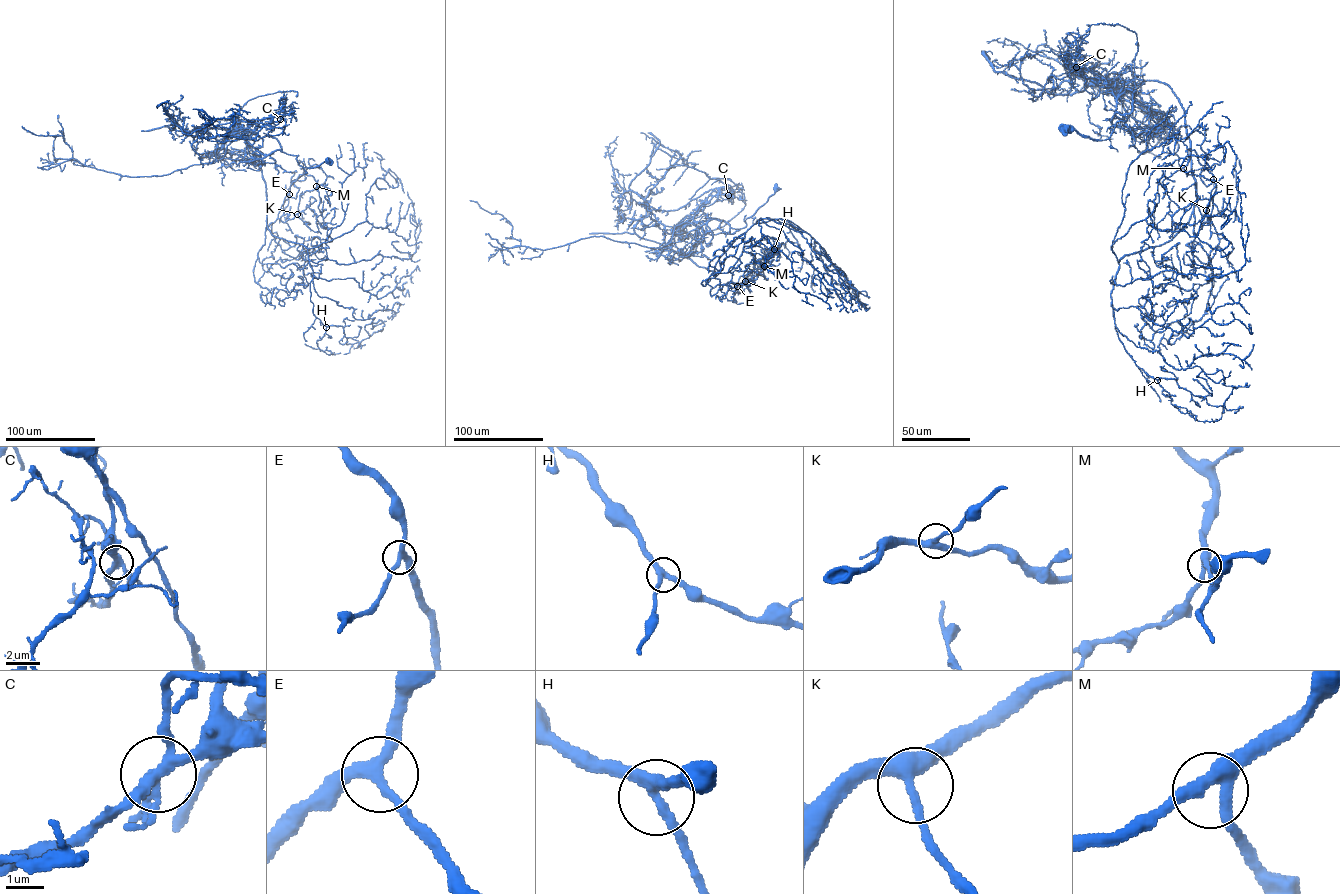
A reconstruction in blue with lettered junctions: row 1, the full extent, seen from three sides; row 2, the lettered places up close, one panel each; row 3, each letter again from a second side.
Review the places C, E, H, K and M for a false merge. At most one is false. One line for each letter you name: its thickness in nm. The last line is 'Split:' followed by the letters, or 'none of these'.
C: 300 nm thick
Split: C

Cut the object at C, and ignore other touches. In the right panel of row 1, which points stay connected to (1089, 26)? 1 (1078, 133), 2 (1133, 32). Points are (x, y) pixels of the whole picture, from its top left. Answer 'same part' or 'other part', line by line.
1: same part
2: same part

